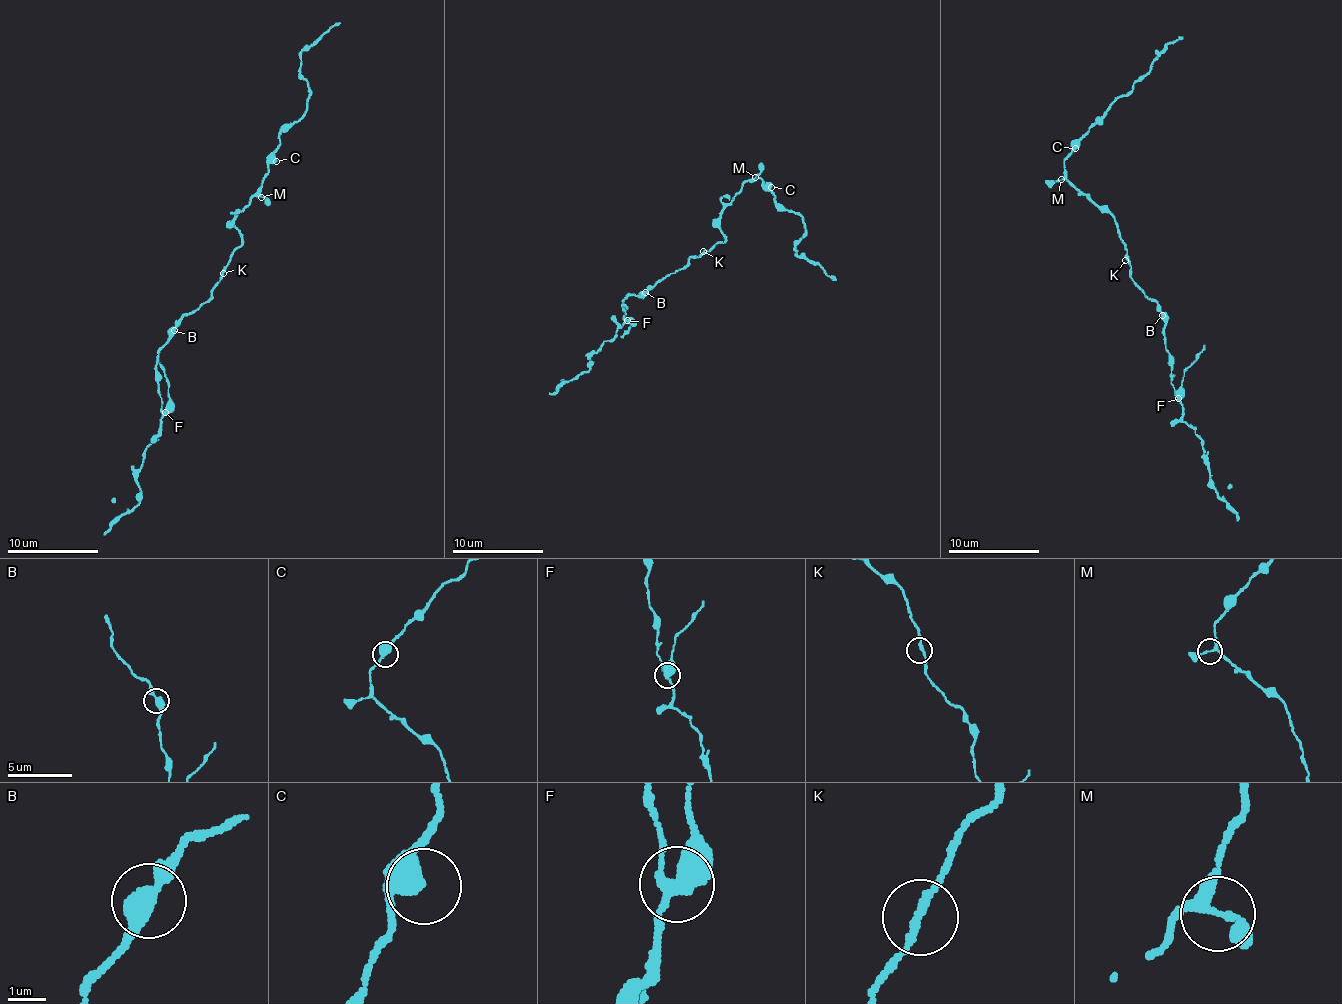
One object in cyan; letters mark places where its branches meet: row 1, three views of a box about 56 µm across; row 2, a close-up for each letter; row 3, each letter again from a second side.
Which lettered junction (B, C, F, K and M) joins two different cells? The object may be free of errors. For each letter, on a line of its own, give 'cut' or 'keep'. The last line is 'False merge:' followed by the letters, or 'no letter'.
B: keep
C: keep
F: cut
K: keep
M: keep
False merge: F

